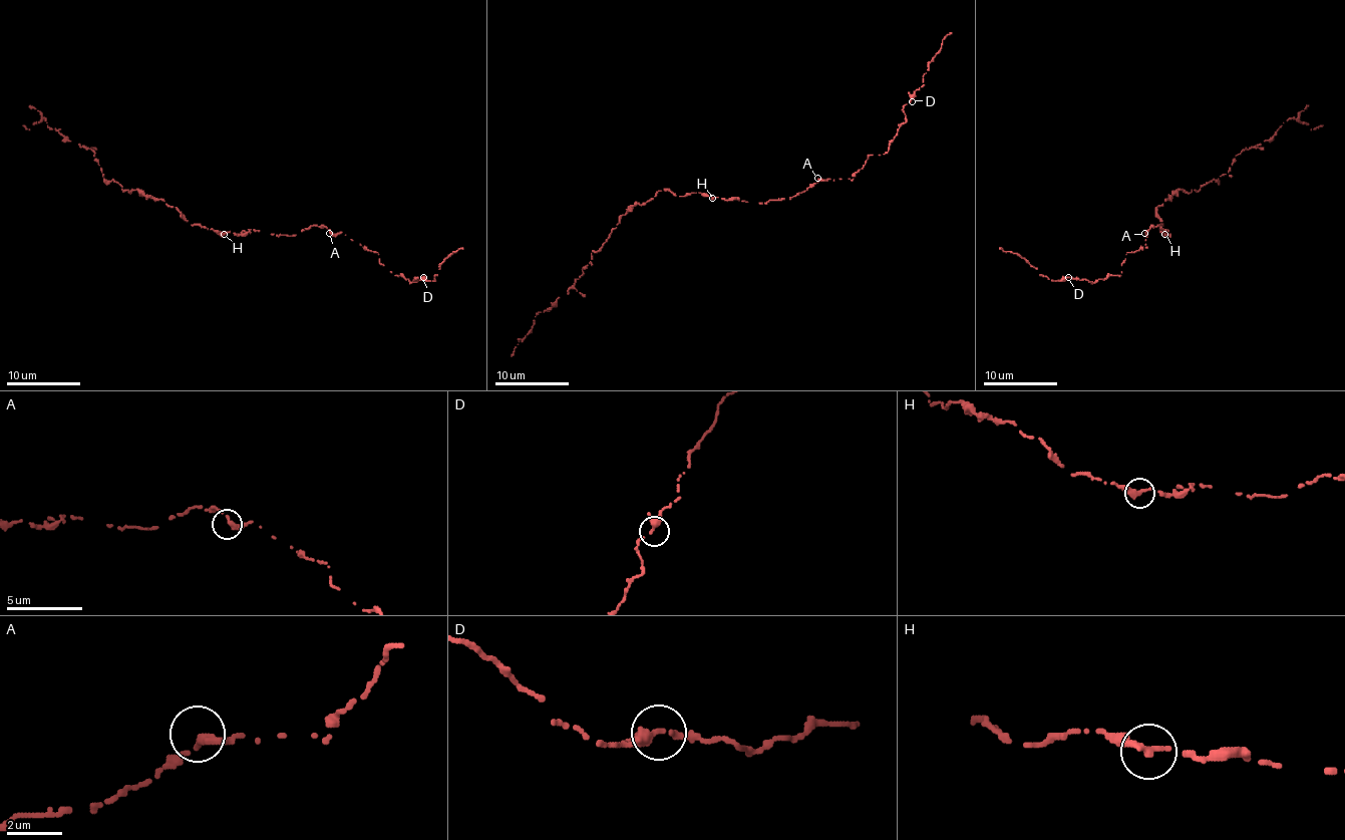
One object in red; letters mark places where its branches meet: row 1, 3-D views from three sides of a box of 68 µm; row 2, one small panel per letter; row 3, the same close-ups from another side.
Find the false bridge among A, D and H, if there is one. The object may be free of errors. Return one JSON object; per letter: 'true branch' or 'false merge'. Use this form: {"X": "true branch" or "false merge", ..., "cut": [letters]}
{"A": "true branch", "D": "true branch", "H": "true branch", "cut": []}

